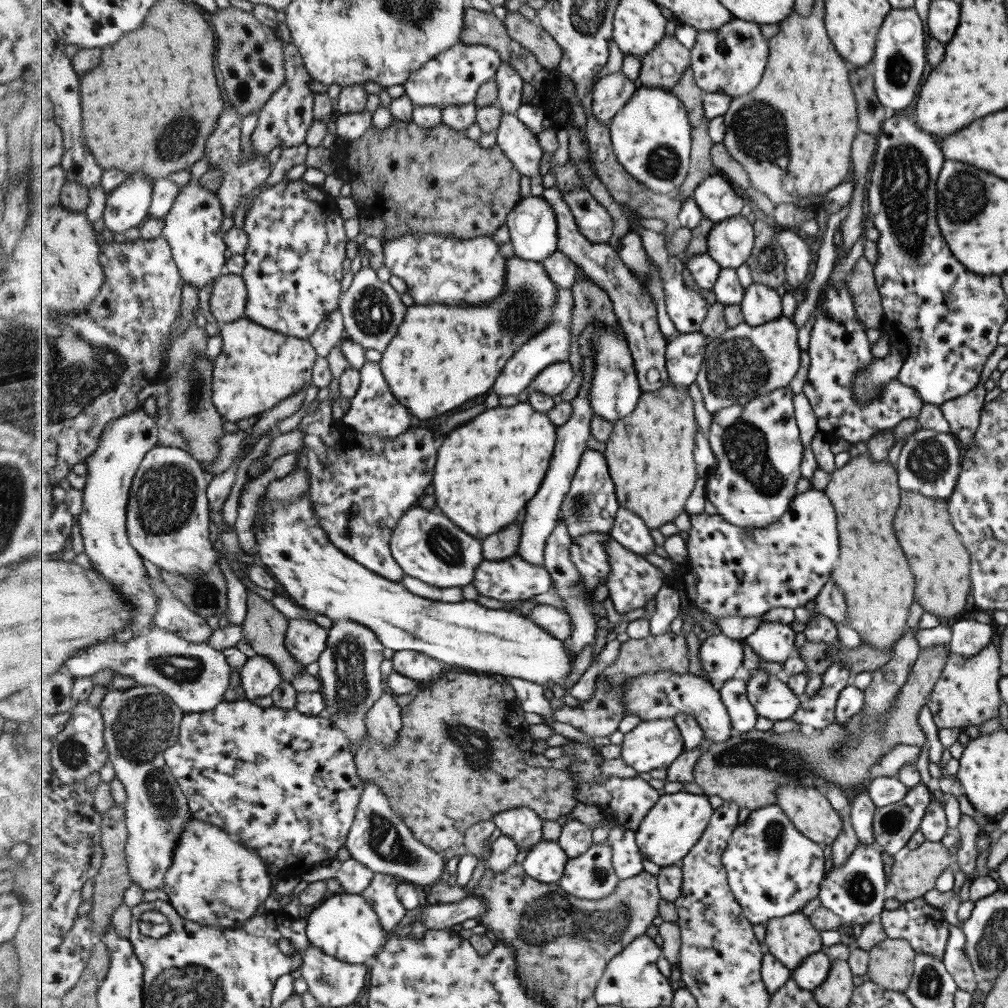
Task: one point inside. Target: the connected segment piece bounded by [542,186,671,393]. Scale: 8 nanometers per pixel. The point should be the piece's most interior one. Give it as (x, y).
(635, 309)

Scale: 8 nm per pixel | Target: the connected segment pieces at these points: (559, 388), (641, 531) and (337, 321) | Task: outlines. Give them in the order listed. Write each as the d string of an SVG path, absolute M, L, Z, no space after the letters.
M571 361L559 362L549 368L545 368L534 382L531 382L531 389L541 391L549 396L562 394L573 382L573 365Z
M620 508L610 533L617 542L621 542L635 554L645 556L655 552L655 540L651 536L650 527L631 510Z
M337 309L329 315L325 322L321 322L319 328L317 328L309 340L320 357L328 357L333 348L340 346L342 343L345 331L344 316Z

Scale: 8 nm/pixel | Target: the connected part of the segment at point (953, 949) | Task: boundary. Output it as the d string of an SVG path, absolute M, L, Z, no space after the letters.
M950 926L941 963L951 975L958 989L972 993L976 989L977 978L974 976L970 961L964 952L962 929Z

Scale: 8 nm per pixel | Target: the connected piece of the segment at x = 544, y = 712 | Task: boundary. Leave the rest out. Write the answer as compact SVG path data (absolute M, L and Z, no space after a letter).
M509 678L507 682L517 691L517 698L525 712L534 712L543 716L543 724L550 727L555 719L555 709L551 709L551 702L546 696L546 687L521 678Z

